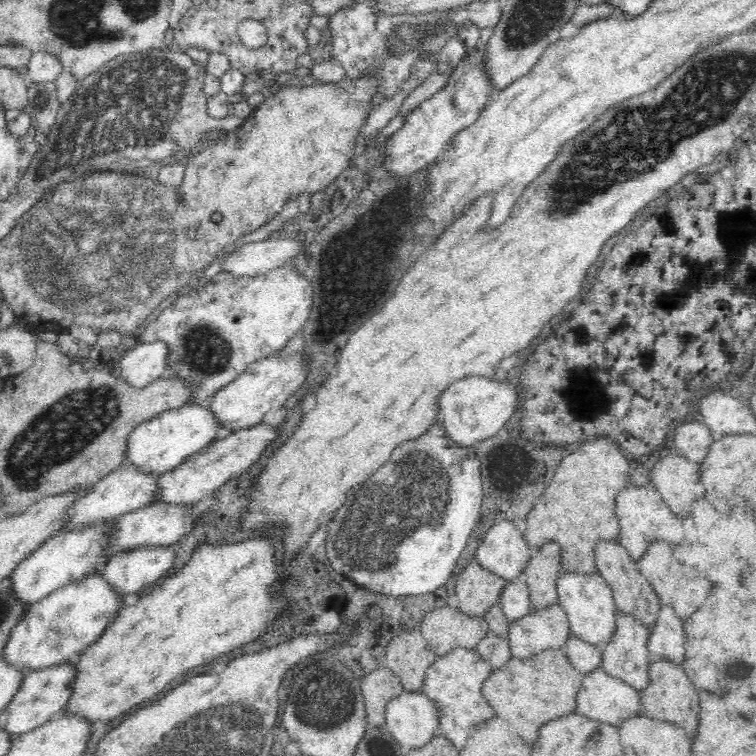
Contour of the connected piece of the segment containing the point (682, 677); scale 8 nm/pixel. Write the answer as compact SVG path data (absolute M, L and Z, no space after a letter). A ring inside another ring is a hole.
M654 657L650 660L647 670L647 685L638 690L641 713L652 719L672 720L686 728L694 726L698 714L697 687L688 678L680 663L672 662L666 658Z

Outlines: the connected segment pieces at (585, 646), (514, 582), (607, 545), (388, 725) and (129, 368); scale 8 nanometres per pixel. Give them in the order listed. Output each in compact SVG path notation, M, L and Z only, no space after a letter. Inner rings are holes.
M570 632L562 646L571 665L582 674L601 666L601 647Z
M520 576L506 580L498 603L506 613L508 620L520 618L532 610L533 607L529 599L529 590L525 579Z
M598 539L593 543L593 555L595 572L597 572L611 588L616 608L642 621L646 627L652 626L662 603L658 596L656 596L647 578L641 574L635 563L636 560L630 556L630 553L618 540L614 539Z
M404 689L385 706L384 729L403 753L428 742L438 728L438 712L422 690Z
M152 340L141 342L119 356L120 378L126 384L141 389L166 373L166 355L166 343Z

